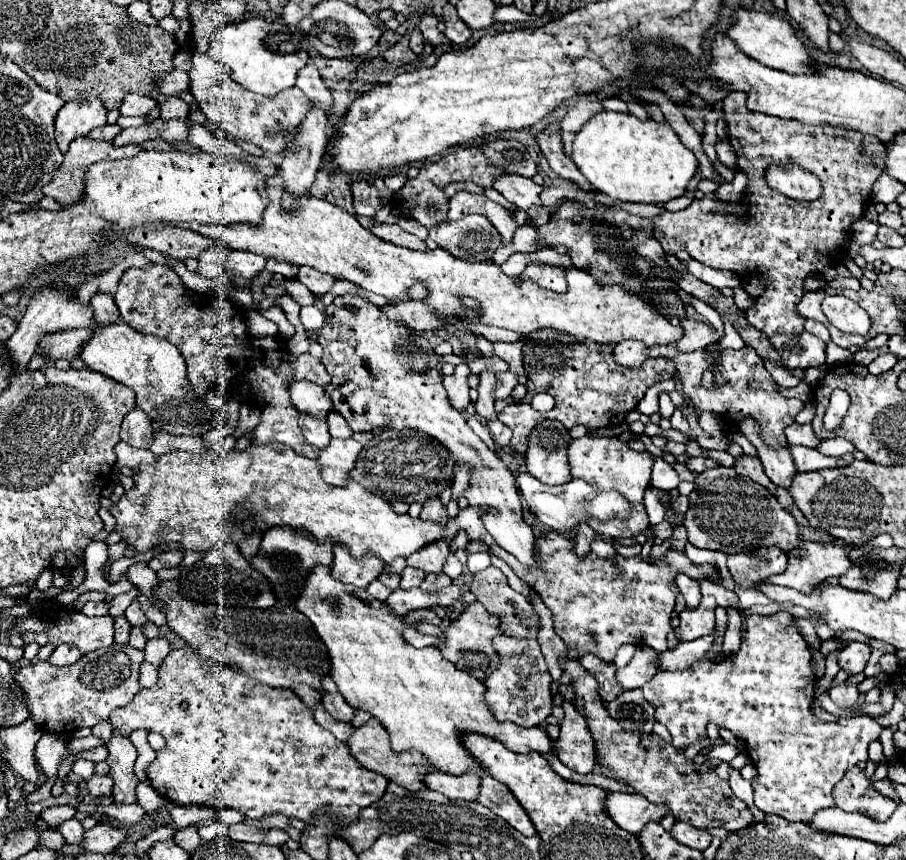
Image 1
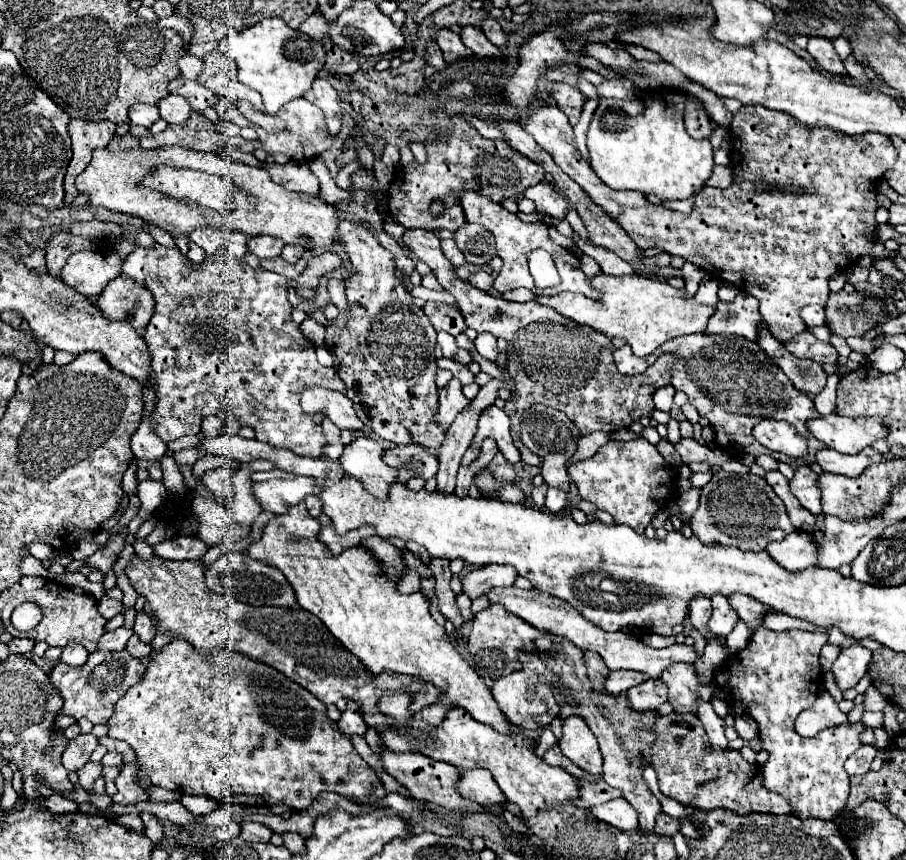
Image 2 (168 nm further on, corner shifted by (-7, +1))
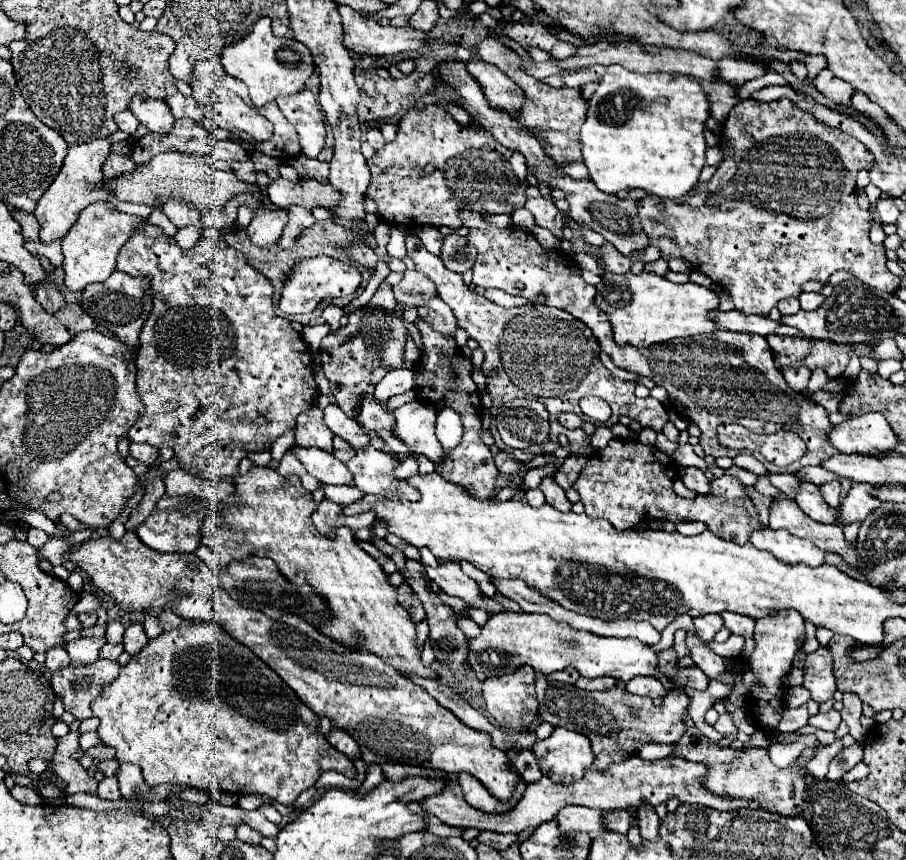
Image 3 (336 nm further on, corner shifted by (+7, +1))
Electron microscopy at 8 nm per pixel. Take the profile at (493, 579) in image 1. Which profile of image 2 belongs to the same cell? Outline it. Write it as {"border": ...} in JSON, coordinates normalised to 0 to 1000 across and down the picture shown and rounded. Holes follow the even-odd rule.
{"border":[[[600,737],[592,749],[611,760],[611,763],[605,763],[600,767],[607,774],[607,779],[611,781],[609,805],[611,805],[611,812],[618,821],[616,833],[620,837],[625,837],[629,833],[640,833],[653,847],[656,856],[660,858],[664,879],[667,879],[664,905],[673,914],[687,919],[689,928],[704,944],[706,963],[711,965],[715,979],[724,981],[726,972],[720,970],[720,963],[722,963],[724,947],[728,947],[731,940],[728,940],[726,928],[717,921],[713,907],[709,905],[709,893],[717,891],[720,865],[724,863],[724,856],[720,853],[720,844],[724,842],[728,830],[724,826],[713,826],[713,828],[698,826],[698,821],[693,821],[693,807],[671,809],[667,805],[656,805],[649,795],[649,788],[647,788],[647,774],[645,774],[645,767],[642,767],[642,756],[638,751],[631,751],[631,747],[616,742],[611,737]]]}

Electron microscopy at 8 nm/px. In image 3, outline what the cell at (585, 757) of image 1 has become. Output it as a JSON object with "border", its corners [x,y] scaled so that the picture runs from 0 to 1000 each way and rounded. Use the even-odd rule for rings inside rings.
{"border":[[[611,847],[603,860],[594,860],[589,877],[598,900],[611,905],[614,909],[640,907],[656,884],[651,860],[645,853],[625,847]]]}

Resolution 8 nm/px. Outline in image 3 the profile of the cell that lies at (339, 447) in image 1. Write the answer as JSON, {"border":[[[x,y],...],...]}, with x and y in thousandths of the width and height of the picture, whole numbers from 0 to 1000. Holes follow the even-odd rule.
{"border":[[[402,519],[393,523],[393,530],[382,540],[391,551],[391,563],[402,574],[415,577],[442,577],[450,581],[459,581],[461,572],[455,565],[448,565],[446,558],[435,556],[437,542],[435,528],[415,523],[413,519]]]}

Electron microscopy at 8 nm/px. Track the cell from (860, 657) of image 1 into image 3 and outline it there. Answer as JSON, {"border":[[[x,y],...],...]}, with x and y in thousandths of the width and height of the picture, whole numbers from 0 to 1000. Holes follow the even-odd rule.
{"border":[[[905,751],[901,758],[890,763],[887,800],[892,800],[896,812],[905,819],[916,814],[925,802],[921,788],[921,765],[914,751]]]}

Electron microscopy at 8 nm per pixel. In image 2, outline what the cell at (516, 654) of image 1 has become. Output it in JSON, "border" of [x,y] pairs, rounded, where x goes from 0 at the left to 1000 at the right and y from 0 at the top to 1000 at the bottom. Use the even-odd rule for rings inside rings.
{"border":[[[576,758],[574,770],[576,770],[576,779],[565,781],[563,786],[554,786],[545,793],[543,809],[550,816],[550,823],[554,826],[554,830],[565,842],[570,842],[578,849],[603,847],[616,833],[616,821],[614,821],[614,814],[609,807],[609,781],[600,772],[600,767],[594,765],[592,760]]]}

